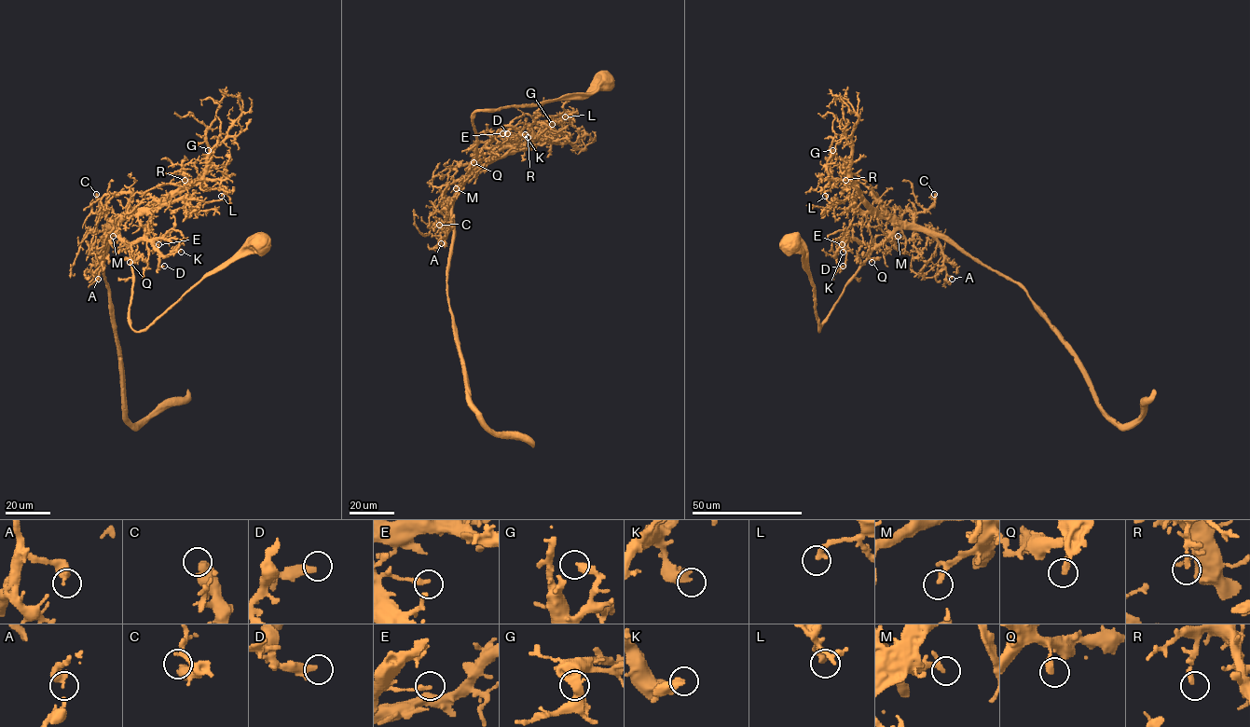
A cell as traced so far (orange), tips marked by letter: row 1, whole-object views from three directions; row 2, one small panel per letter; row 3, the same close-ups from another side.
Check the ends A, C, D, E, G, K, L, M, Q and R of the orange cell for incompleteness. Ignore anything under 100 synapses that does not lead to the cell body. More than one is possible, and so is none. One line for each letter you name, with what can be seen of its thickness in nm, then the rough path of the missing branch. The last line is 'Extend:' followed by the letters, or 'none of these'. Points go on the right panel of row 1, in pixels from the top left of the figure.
C: Thickness 550 nm. Course of what is missing: (934, 194), (925, 188), (916, 193), (907, 215)
Extend: C

